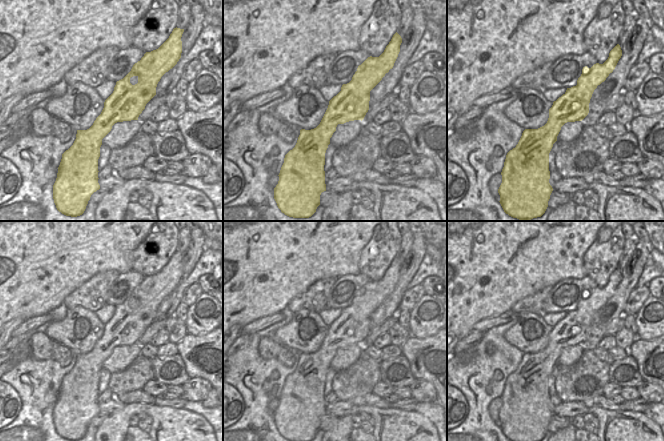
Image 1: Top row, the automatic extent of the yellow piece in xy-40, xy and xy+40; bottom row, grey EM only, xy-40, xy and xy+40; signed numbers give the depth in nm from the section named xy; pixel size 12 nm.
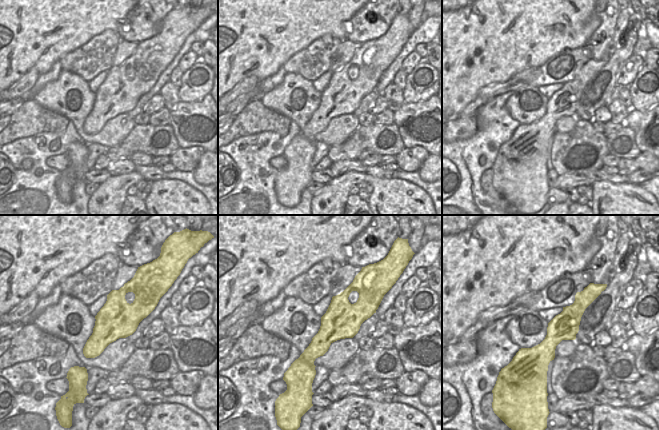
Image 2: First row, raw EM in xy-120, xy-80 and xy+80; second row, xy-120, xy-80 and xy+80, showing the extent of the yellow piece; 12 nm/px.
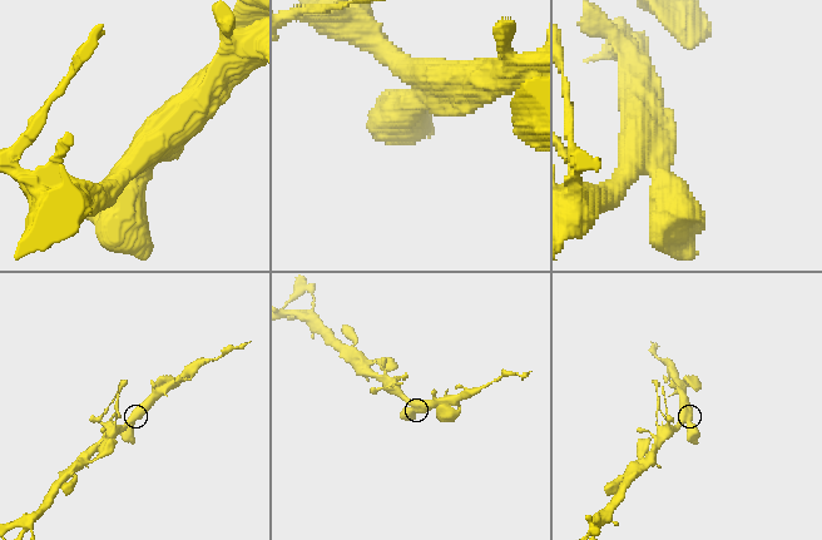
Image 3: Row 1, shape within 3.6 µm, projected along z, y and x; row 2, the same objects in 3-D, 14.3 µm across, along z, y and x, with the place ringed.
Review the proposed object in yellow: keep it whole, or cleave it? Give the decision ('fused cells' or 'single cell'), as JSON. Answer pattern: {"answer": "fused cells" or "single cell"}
{"answer": "single cell"}

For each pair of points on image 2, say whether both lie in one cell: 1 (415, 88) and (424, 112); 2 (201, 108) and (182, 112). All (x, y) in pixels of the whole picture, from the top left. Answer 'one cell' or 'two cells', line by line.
1: two cells
2: one cell

